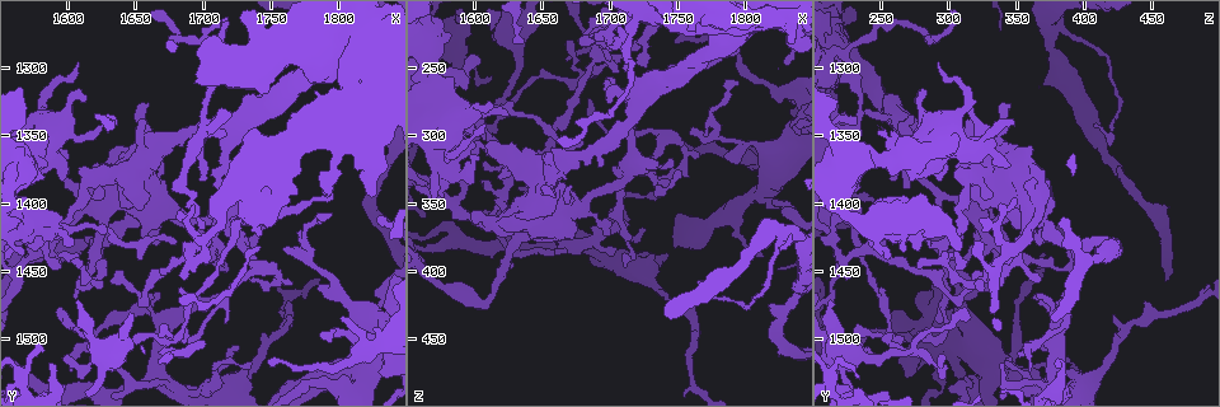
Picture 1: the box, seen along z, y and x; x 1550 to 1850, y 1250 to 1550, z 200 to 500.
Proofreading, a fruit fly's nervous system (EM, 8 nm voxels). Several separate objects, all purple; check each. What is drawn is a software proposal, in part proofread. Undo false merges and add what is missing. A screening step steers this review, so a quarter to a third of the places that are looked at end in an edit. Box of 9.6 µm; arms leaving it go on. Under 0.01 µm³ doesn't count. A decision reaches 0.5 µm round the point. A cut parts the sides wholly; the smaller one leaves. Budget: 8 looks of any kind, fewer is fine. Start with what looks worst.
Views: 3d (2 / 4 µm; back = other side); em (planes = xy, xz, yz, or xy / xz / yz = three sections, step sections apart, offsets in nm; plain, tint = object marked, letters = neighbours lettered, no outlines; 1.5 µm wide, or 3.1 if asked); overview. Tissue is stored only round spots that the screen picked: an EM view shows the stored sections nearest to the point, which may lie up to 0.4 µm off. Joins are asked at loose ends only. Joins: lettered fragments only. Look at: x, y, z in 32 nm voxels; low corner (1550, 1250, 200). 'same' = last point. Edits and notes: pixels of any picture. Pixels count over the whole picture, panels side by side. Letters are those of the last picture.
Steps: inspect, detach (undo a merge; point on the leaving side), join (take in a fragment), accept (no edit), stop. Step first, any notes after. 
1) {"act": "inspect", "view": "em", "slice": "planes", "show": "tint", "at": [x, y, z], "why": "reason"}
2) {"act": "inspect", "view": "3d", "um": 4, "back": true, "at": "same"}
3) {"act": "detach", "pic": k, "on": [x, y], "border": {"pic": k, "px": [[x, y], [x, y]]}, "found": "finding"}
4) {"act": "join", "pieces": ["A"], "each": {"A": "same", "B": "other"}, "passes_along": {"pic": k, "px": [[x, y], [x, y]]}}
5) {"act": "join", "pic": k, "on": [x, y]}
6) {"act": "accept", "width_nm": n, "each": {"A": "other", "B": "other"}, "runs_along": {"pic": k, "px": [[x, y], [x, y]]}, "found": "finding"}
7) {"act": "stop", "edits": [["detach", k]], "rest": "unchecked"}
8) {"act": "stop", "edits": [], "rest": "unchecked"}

{"act": "inspect", "view": "em", "slice": "planes", "show": "letters", "at": [1810, 1518, 390], "why": "free end"}

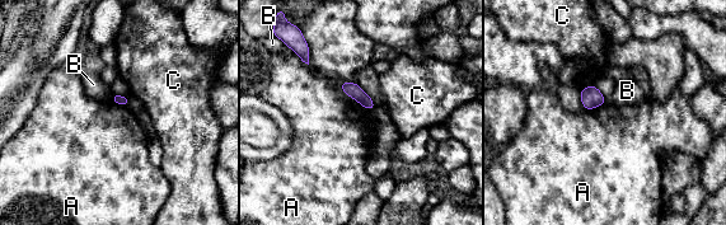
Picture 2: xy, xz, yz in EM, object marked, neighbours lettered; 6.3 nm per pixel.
{"act": "accept", "each": {"A": "other", "B": "other", "C": "other"}, "border": {"pic": 2, "px": [[342, 80], [341, 89], [369, 111]]}, "found": "none of them fits"}

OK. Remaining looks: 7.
{"act": "inspect", "view": "3d", "um": 4, "at": [1766, 1344, 408], "why": "long arm stops here"}

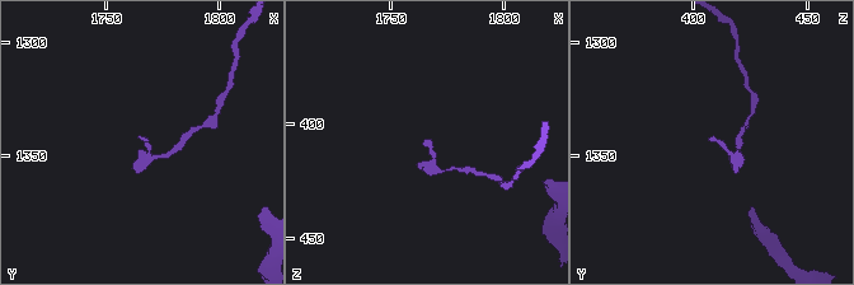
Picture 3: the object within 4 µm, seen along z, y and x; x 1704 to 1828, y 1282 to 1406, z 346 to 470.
{"act": "inspect", "view": "em", "slice": "planes", "show": "tint", "at": [1766, 1343, 408]}

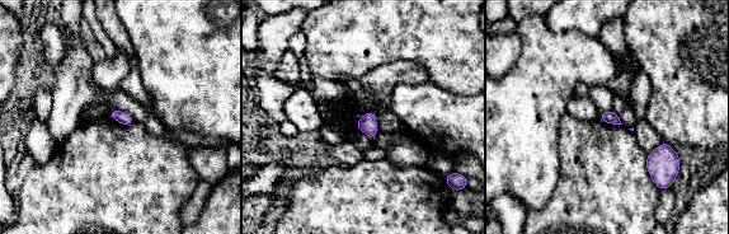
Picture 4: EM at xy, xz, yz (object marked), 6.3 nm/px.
{"act": "inspect", "view": "em", "slice": "planes", "show": "letters", "at": "same", "why": "see the neighbours"}

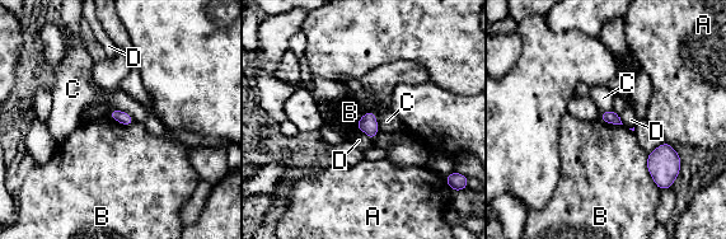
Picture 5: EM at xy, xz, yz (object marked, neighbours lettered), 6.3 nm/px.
{"act": "accept", "width_nm": 80, "longest_contact_nm": ["B", 240], "each": {"A": "other", "B": "other", "C": "other", "D": "other"}, "found": "no lettered fragment goes on from it"}

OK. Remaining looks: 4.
{"act": "inspect", "view": "3d", "um": 4, "at": [1686, 1456, 224], "why": "an open end"}

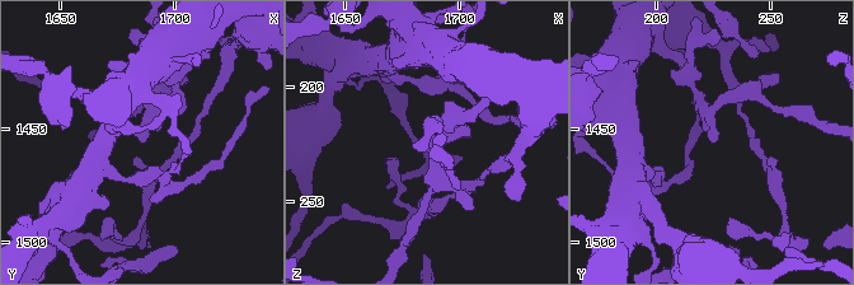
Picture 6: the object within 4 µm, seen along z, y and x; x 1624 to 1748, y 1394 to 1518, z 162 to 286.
{"act": "inspect", "view": "em", "slice": "planes", "show": "plain", "at": [1687, 1456, 225], "arm_widths_nm": [190, 200], "why": "shape alone is not enough"}

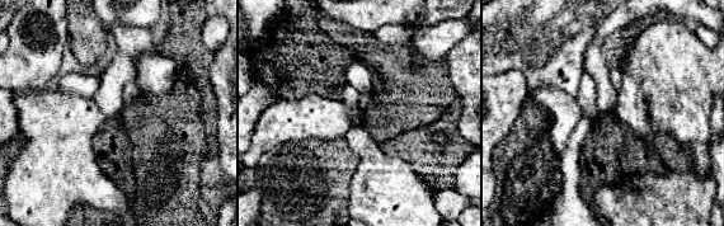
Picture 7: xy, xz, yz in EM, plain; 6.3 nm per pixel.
{"act": "inspect", "view": "em", "slice": "planes", "show": "letters", "at": "same", "why": "see the neighbours"}

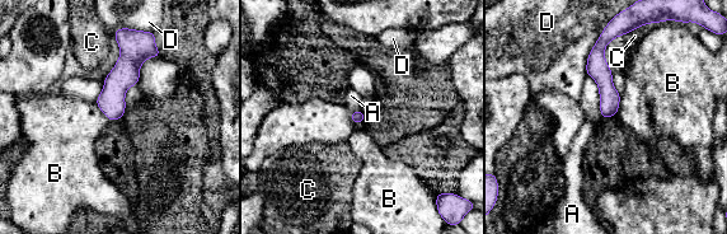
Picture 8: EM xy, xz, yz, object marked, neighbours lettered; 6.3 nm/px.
{"act": "accept", "each": {"A": "other", "B": "other", "C": "other", "D": "other"}, "runs_along": {"pic": 8, "px": [[125, 42], [112, 117]]}, "found": "none of them fits"}

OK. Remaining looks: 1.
{"act": "stop", "edits": [], "rest": "unchecked"}

